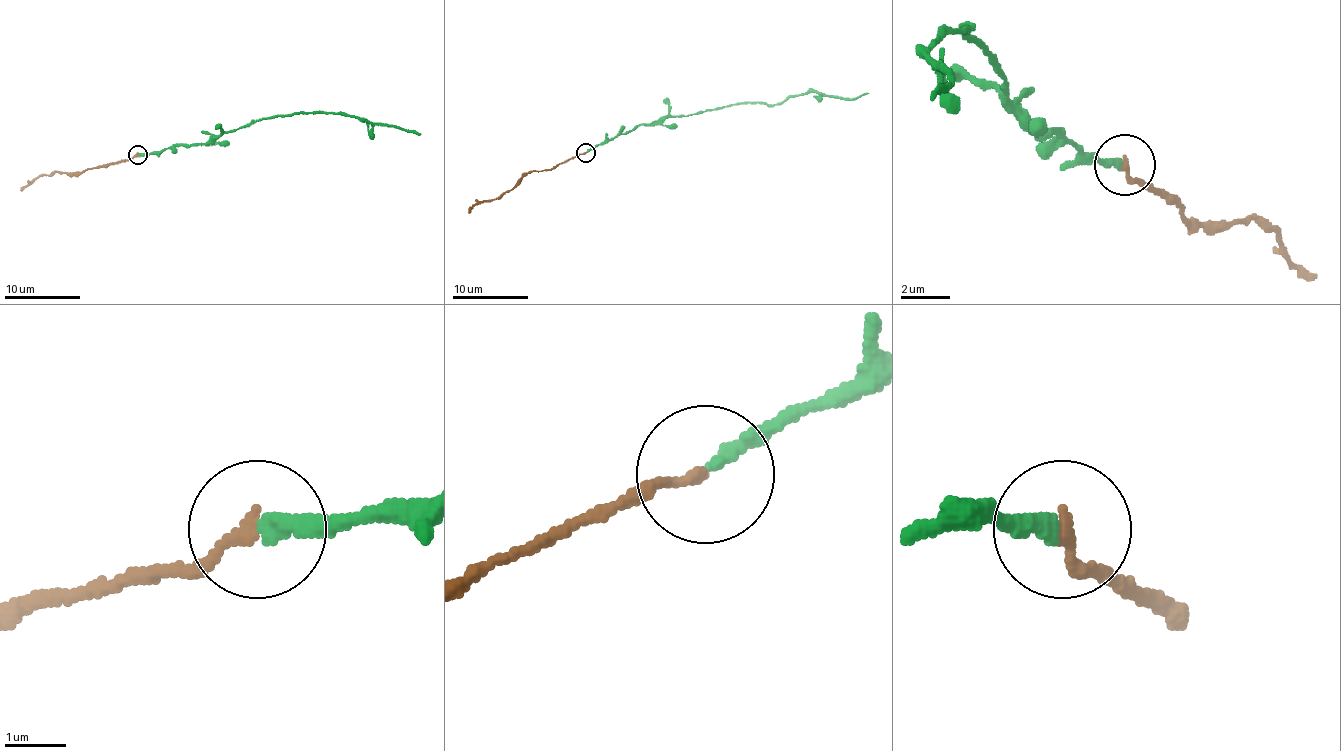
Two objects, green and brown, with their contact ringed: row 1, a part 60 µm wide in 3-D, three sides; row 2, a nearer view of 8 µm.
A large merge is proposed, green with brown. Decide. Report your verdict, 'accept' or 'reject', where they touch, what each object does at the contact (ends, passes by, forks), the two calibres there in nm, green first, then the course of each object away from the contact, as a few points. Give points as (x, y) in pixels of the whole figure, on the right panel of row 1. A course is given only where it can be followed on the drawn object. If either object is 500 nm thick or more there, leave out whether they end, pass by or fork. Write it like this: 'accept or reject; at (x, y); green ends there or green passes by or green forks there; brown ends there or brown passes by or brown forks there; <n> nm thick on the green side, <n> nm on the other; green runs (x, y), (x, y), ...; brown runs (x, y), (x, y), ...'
accept; at (1124, 164); green ends there; brown ends there; 240 nm thick on the green side, 200 nm on the other; green runs (1123, 163), (1092, 163), (1062, 132), (1031, 126), (970, 28), (927, 53), (952, 77), (933, 96); brown runs (1123, 163), (1190, 218), (1275, 230), (1281, 248), (1318, 279)

